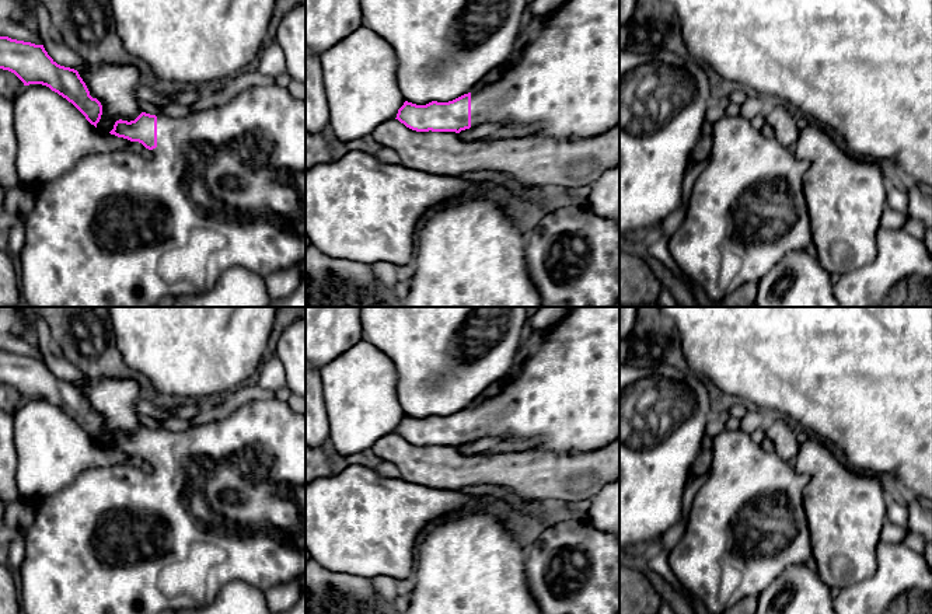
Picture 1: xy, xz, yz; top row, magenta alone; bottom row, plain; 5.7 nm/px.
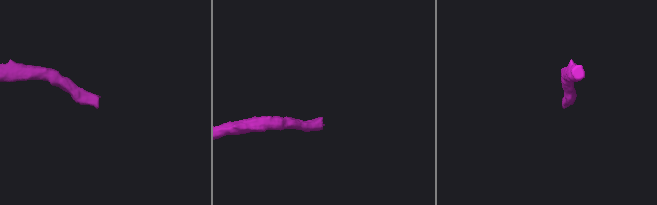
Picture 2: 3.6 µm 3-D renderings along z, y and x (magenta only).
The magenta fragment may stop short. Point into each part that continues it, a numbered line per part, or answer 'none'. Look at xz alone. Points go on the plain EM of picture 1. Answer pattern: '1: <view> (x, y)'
1: xz (566, 396)

